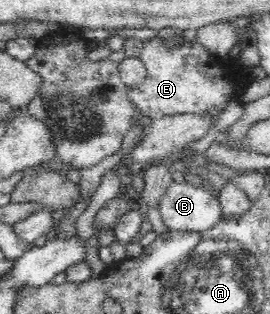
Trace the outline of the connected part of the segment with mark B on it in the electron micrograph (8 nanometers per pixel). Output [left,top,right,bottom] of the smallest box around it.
[159,182,223,232]

